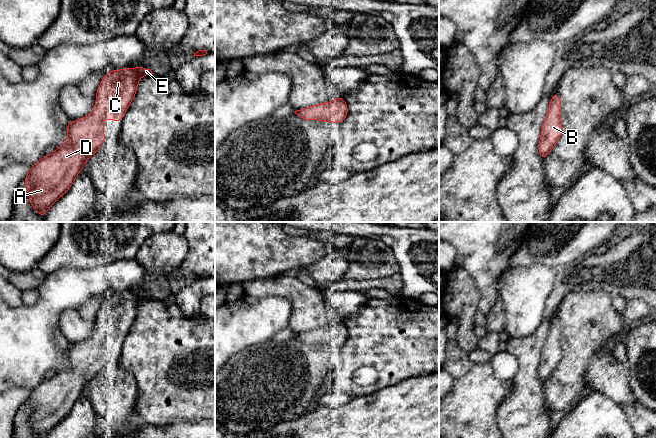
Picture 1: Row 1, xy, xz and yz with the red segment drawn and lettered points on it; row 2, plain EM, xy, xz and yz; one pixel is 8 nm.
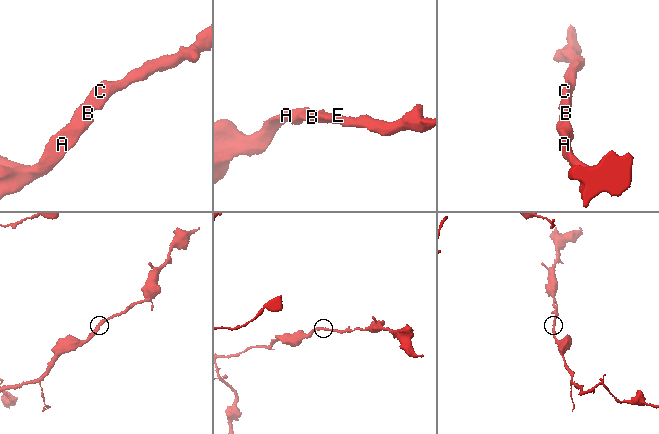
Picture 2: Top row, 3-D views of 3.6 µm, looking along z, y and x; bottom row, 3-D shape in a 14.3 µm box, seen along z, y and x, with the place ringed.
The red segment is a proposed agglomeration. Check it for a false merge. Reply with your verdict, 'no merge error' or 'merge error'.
no merge error

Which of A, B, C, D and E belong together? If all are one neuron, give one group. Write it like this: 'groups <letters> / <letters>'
groups A B C D E

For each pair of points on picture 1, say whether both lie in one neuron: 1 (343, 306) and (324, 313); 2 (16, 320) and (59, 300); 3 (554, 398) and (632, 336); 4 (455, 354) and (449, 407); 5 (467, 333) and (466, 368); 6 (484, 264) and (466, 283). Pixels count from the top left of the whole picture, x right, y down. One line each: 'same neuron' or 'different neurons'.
1: different neurons
2: same neuron
3: different neurons
4: same neuron
5: different neurons
6: different neurons

